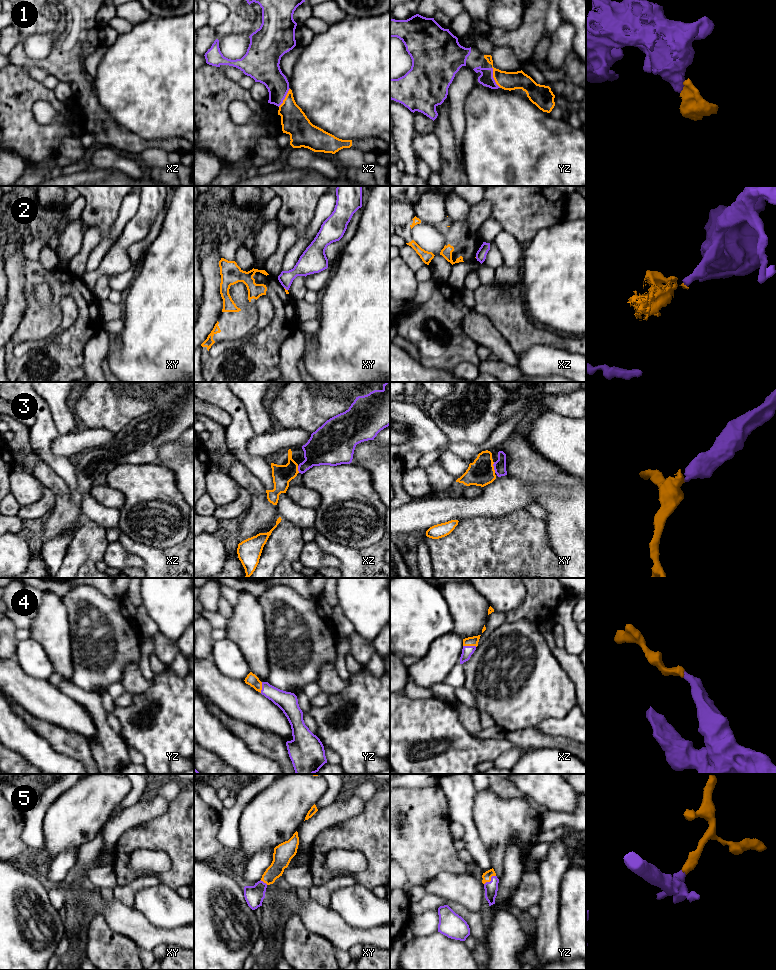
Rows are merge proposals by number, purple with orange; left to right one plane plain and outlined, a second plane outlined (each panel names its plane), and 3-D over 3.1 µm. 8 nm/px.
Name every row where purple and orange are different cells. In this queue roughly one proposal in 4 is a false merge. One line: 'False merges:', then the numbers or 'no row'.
False merges: 2

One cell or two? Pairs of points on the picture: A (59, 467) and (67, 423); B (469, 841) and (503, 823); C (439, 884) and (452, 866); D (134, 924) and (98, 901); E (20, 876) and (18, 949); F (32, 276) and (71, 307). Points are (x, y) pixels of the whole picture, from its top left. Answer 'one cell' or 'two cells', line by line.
A: two cells
B: two cells
C: two cells
D: one cell
E: one cell
F: two cells

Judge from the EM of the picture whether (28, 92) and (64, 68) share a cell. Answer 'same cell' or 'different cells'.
different cells

